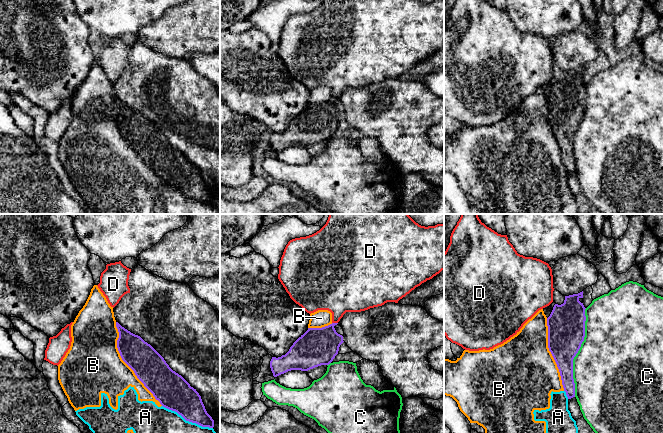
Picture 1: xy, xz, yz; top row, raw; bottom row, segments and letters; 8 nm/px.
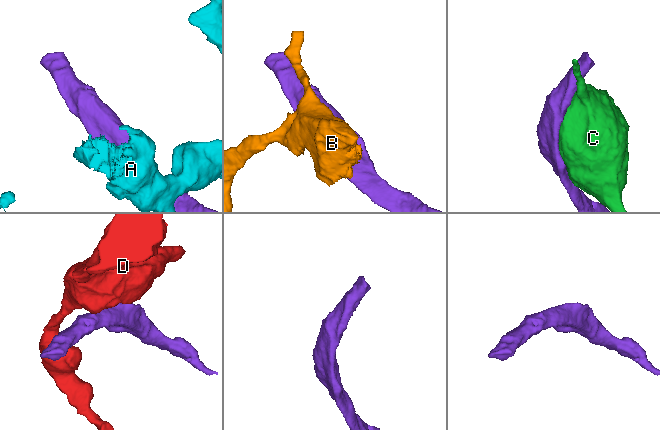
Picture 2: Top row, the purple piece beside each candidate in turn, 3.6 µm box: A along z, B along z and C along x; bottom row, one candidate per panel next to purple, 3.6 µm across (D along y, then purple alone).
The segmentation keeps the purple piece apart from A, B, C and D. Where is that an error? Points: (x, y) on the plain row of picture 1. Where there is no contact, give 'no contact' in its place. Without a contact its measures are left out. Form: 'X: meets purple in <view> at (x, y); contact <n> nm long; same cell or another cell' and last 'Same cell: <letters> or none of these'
A: meets purple in xy at (187, 196); contact 440 nm long; another cell
B: meets purple in xy at (126, 139); contact 750 nm long; another cell
C: meets purple in yz at (577, 128); contact 700 nm long; another cell
D: meets purple in xz at (335, 99); contact 50 nm long; another cell
Same cell: none of these

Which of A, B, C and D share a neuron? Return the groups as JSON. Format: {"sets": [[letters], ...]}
{"sets": [["A", "B"], ["C"], ["D"]]}

